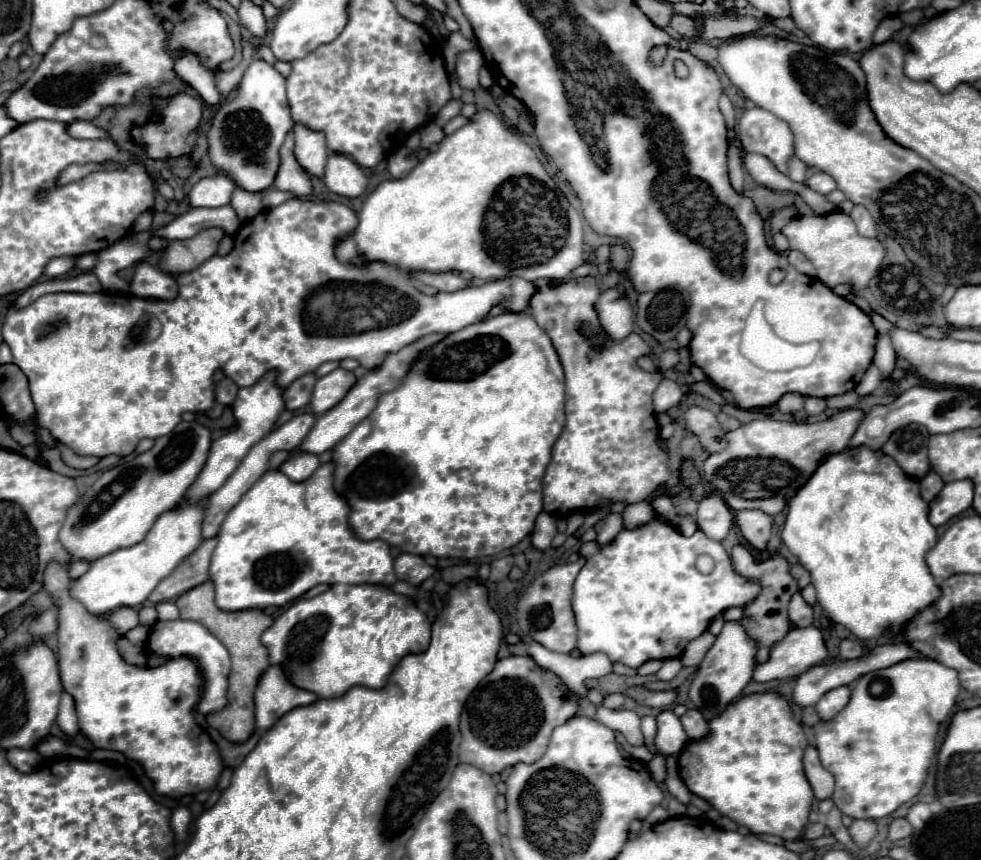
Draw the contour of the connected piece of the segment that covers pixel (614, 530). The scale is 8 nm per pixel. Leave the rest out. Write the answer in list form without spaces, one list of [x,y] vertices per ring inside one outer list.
[[[609,515],[607,521],[601,523],[599,533],[597,533],[597,543],[599,545],[609,545],[617,533],[621,531],[621,515]]]

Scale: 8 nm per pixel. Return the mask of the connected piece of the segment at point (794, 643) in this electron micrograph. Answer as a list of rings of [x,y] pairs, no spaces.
[[[805,627],[791,629],[781,641],[769,649],[769,659],[759,663],[753,673],[753,681],[767,683],[775,679],[791,679],[805,673],[809,667],[821,663],[827,657],[821,629]]]

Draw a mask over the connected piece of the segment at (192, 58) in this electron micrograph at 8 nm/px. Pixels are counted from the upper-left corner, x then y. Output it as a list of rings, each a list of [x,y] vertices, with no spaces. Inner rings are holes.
[[[171,49],[169,55],[173,57],[173,65],[175,65],[175,73],[189,83],[207,105],[217,105],[221,103],[221,93],[217,89],[217,73],[219,69],[209,69],[207,65],[203,65],[203,61],[185,49]]]

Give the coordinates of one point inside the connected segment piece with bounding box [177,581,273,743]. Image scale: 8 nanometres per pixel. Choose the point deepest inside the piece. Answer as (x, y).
(240, 631)

